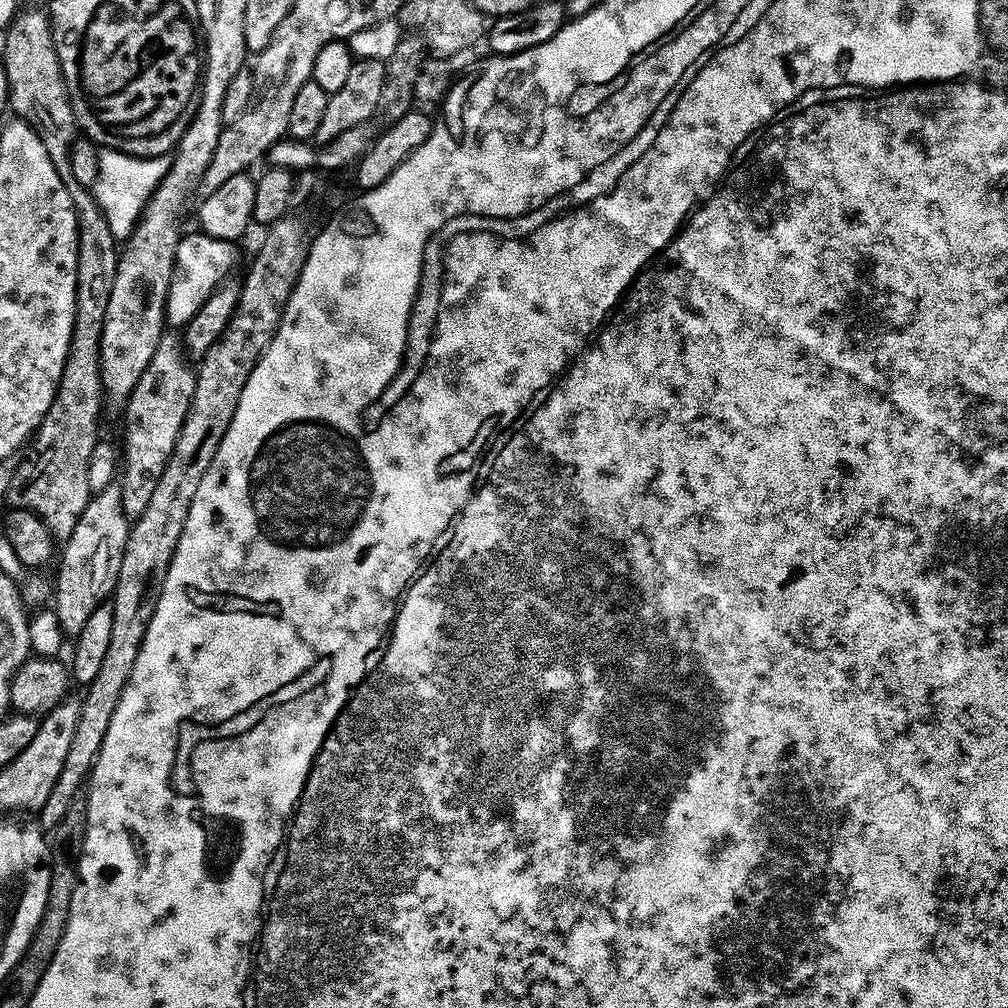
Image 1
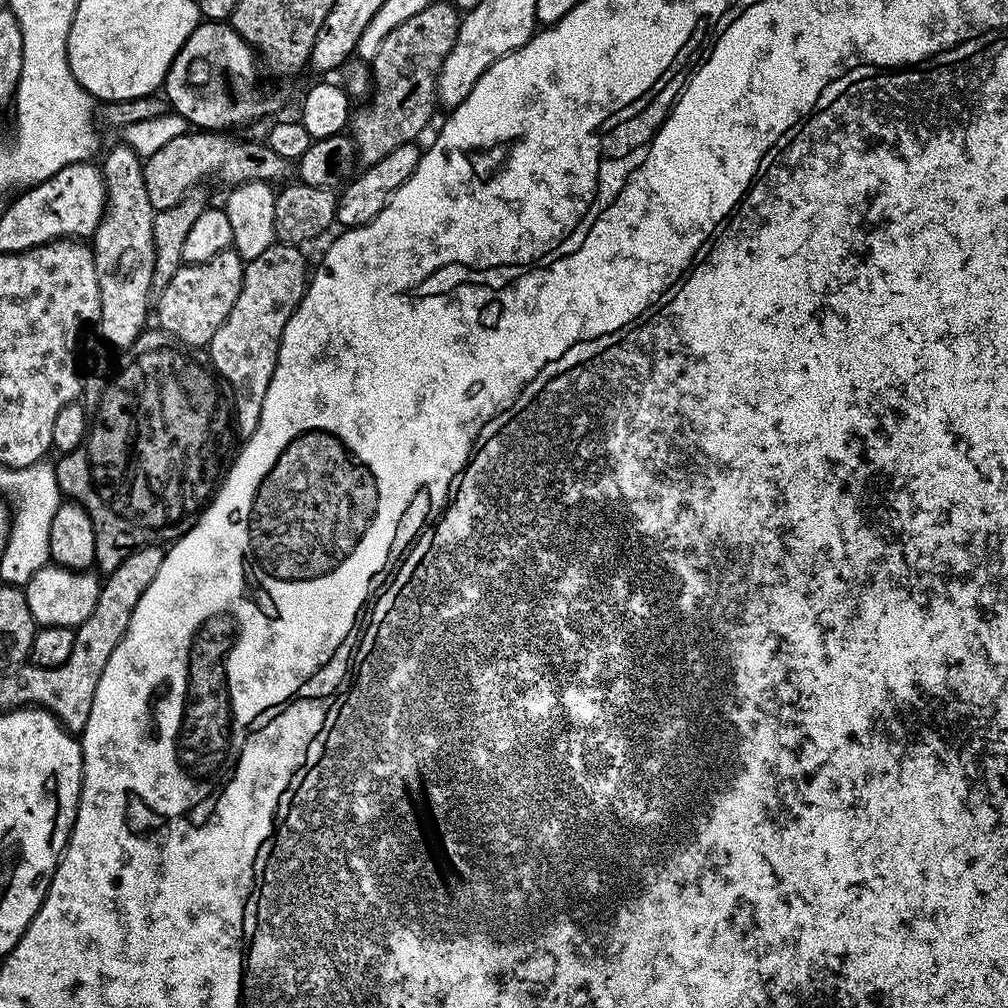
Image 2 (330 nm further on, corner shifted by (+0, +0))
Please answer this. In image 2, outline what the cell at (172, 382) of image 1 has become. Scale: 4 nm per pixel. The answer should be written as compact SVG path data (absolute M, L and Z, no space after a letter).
M229 246L214 254L208 261L200 264L185 263L181 266L174 278L170 278L170 282L159 289L158 299L154 304L154 316L155 319L156 316L160 319L160 331L168 332L189 349L203 349L211 344L214 334L218 334L218 330L226 322L230 310L234 310L238 294L242 294L245 263L236 249Z

